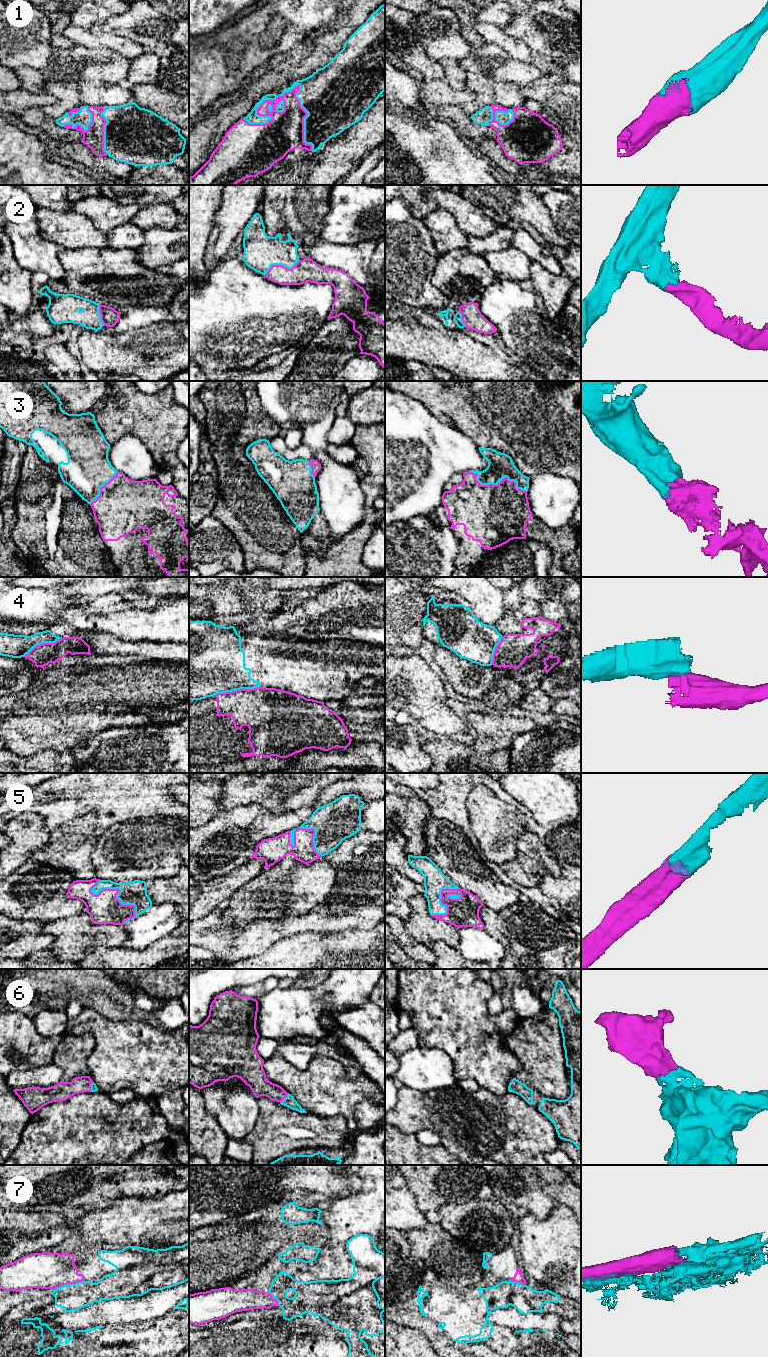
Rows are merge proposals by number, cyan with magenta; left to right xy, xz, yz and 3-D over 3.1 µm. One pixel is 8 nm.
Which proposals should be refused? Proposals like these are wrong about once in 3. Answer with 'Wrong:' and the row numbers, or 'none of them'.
Wrong: 4

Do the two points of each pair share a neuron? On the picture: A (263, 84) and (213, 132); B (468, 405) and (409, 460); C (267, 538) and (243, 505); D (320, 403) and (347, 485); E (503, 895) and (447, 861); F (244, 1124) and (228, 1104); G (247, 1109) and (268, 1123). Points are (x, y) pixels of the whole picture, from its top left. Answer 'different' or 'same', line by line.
A: same
B: different
C: same
D: same
E: same
F: same
G: different

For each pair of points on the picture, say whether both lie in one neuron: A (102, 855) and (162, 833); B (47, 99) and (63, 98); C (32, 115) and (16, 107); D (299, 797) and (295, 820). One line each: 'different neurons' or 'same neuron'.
A: same neuron
B: different neurons
C: different neurons
D: different neurons

